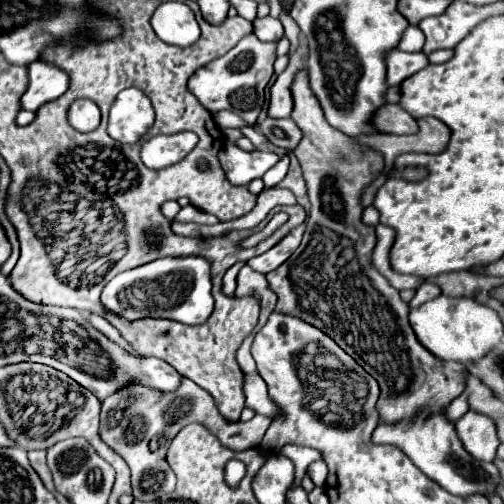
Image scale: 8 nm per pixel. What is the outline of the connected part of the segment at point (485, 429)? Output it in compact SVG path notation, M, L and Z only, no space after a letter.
M468 410L458 422L456 422L458 438L464 446L464 450L484 462L492 462L498 448L498 436L496 436L496 424L492 418L478 414L474 410Z

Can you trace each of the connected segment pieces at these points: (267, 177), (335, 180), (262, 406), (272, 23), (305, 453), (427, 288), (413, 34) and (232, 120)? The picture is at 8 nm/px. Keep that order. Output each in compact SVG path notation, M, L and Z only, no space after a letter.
M286 155L285 157L281 158L275 166L270 168L270 170L264 174L262 179L265 189L276 186L285 178L288 172L289 163L290 159Z
M306 70L296 76L292 84L294 92L294 110L292 120L298 124L298 128L304 132L302 142L294 150L294 156L298 158L304 180L308 186L308 198L312 204L310 218L306 218L306 234L298 246L298 250L292 254L286 264L278 266L270 274L266 274L266 280L272 288L272 292L278 296L276 310L298 316L300 320L324 330L344 352L348 352L356 362L362 364L366 372L370 372L378 384L380 384L380 398L378 398L378 414L380 422L398 422L406 418L408 414L420 410L422 406L430 410L444 410L452 398L460 396L466 388L466 376L468 370L460 362L446 362L436 358L432 352L428 352L416 338L414 330L408 322L408 312L404 300L400 298L398 290L392 288L380 272L376 272L372 264L372 252L376 246L376 234L372 226L366 226L362 222L362 192L364 188L382 172L384 168L384 156L382 152L356 144L354 138L344 136L342 132L336 132L320 112L320 104L316 96L312 96L312 90L308 88Z
M250 374L244 380L244 398L246 398L246 408L252 408L254 412L260 412L264 416L273 418L280 412L278 406L272 406L266 390L266 382L262 380L260 374Z
M266 16L266 18L256 18L254 20L254 34L262 42L276 42L276 40L280 40L284 36L284 28L282 28L278 18Z
M287 444L281 453L291 459L295 465L295 479L293 486L300 486L307 467L314 461L321 459L320 453L312 448Z
M426 280L426 282L422 282L422 284L416 288L414 298L410 300L410 308L418 308L420 304L424 304L424 302L436 298L438 294L440 294L440 288L438 288L436 284L432 284L432 282Z
M408 26L398 42L398 50L404 50L404 52L420 52L422 50L422 44L424 44L424 34L422 30L418 30L416 26Z
M220 110L212 118L214 118L214 122L216 122L218 128L244 127L244 122L240 122L240 116L236 116L234 112L228 112L228 110Z

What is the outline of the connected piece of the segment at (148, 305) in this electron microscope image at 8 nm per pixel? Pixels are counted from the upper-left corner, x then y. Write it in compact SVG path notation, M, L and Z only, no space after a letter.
M178 256L160 258L150 264L126 270L114 276L102 290L100 300L106 310L126 318L168 318L188 326L204 324L214 308L214 298L210 294L210 262L202 256Z

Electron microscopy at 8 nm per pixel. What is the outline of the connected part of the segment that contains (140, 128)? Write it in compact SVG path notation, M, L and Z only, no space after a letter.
M128 88L116 96L108 120L108 134L114 140L132 144L140 140L152 124L154 112L146 94L138 88Z

